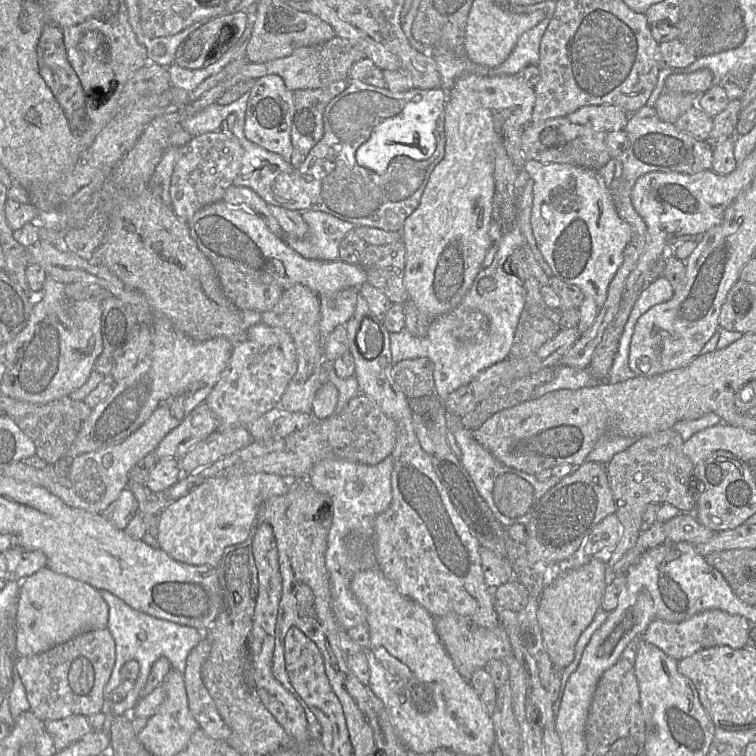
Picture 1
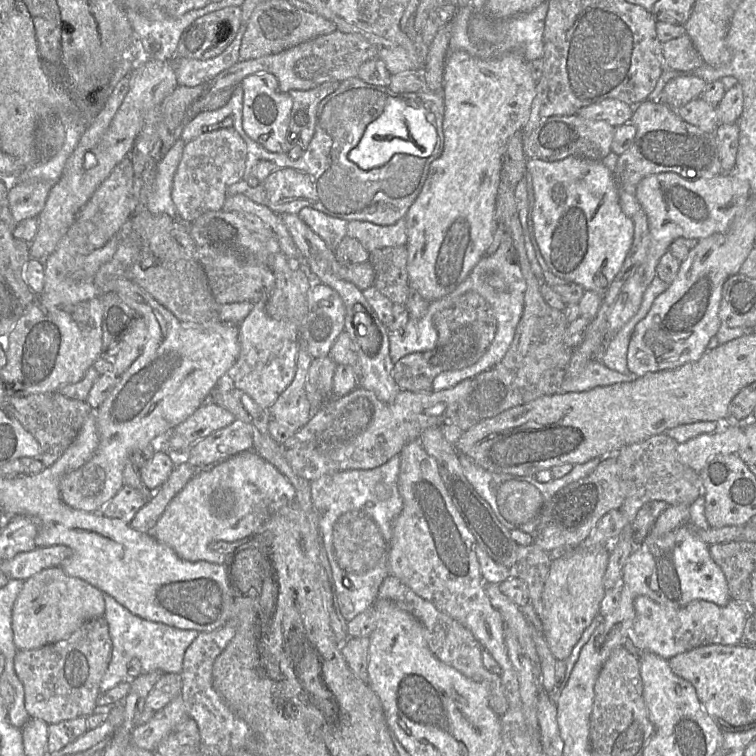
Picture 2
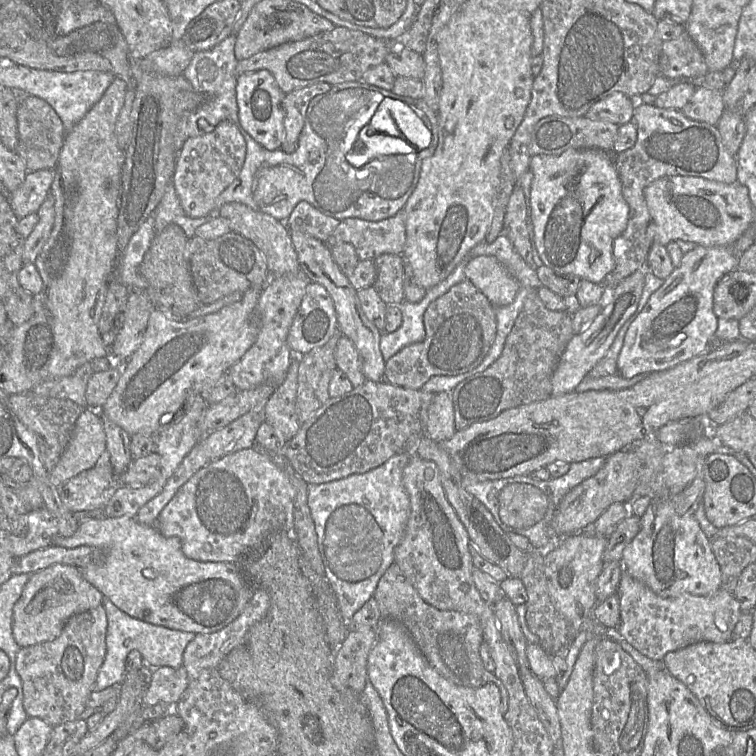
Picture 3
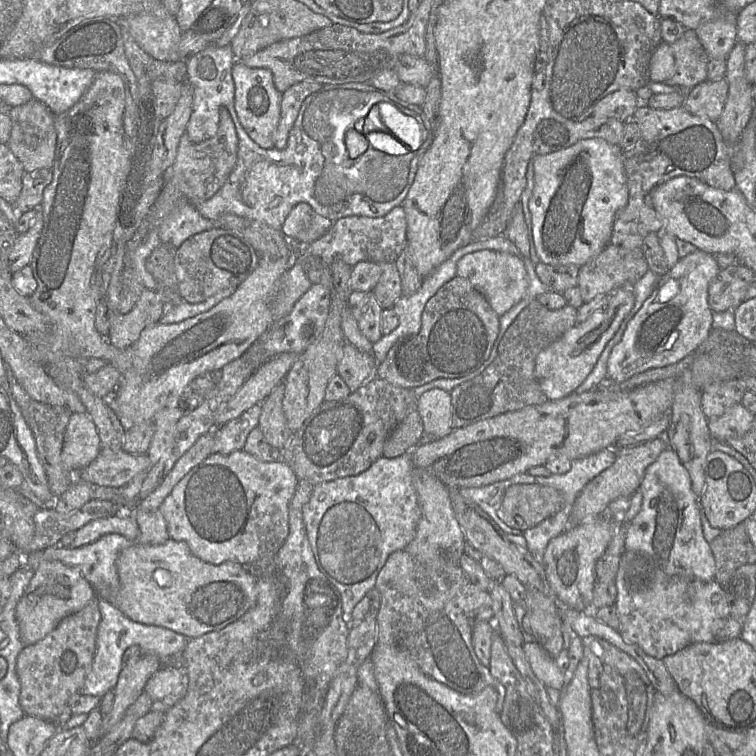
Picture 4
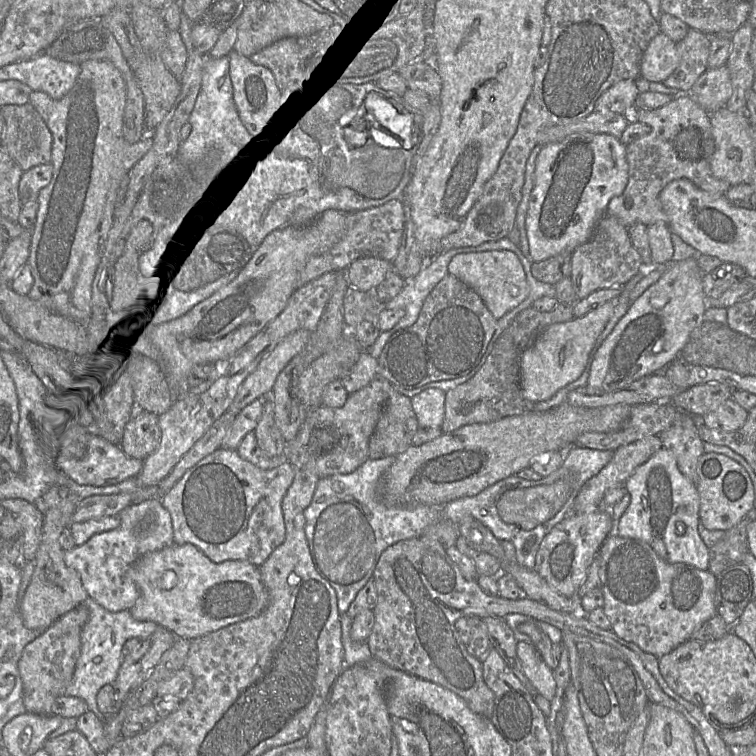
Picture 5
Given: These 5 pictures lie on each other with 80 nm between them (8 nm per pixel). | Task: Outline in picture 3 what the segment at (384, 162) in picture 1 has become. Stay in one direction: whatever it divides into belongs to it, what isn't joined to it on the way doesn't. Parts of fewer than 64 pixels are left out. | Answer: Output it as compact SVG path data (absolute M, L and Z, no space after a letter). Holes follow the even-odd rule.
M393 117L388 122L382 123L382 128L376 130L389 130L381 136L369 136L367 131L360 131L357 138L358 148L354 148L346 154L346 160L355 168L361 168L366 163L381 155L388 154L407 154L412 152L419 152L417 148L407 141L398 138L398 129L395 126Z

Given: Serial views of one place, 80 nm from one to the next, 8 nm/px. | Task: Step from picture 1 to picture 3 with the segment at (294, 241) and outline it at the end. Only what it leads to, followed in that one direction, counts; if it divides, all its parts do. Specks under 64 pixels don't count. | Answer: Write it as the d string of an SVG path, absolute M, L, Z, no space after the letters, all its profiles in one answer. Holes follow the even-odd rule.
M301 201L285 223L290 231L300 231L326 243L340 221L321 213L310 203Z

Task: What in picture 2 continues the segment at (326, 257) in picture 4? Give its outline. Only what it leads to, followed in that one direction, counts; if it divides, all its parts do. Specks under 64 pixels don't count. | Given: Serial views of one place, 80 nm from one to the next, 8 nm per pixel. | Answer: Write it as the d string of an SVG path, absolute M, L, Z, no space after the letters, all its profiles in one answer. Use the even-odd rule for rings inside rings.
M401 218L389 226L359 220L348 221L346 236L357 239L369 253L385 247L405 246L406 220Z

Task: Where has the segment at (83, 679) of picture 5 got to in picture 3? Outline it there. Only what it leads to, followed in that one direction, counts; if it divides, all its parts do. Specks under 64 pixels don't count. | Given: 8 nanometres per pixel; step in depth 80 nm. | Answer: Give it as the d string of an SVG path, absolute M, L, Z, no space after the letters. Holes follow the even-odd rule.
M108 598L103 599L102 605L104 606L108 623L106 655L96 678L95 692L121 684L126 674L126 657L132 650L137 650L141 653L145 667L149 672L157 667L178 668L182 666L184 650L188 643L195 638L195 633L172 630L133 618L116 607Z

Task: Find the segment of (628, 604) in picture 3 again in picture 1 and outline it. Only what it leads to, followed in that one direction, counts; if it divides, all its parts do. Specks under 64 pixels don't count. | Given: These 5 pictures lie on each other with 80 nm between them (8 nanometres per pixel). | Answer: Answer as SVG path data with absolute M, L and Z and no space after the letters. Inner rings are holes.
M709 609L681 622L656 619L650 623L640 639L657 646L666 655L679 661L699 650L714 646L744 648L748 640L749 623L749 620L743 616L732 615L720 609Z

